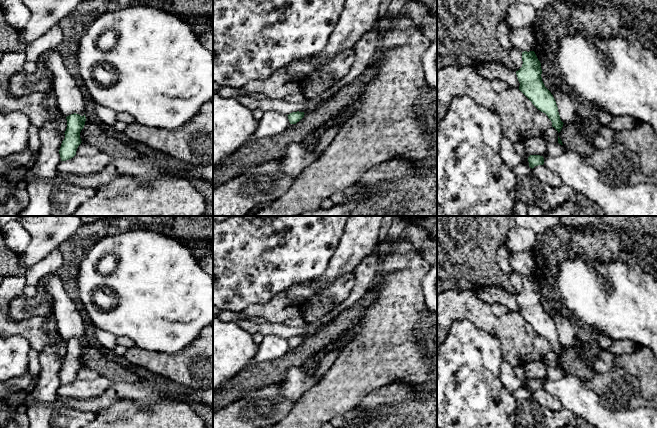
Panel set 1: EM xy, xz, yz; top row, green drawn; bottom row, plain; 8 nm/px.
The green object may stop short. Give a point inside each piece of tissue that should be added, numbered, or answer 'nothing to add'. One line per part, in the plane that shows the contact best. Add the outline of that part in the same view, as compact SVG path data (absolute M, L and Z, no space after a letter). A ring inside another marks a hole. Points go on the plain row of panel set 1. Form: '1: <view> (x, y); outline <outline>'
nothing to add

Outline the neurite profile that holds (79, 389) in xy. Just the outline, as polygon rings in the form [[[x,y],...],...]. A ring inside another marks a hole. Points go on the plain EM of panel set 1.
[[[104,376],[87,380],[76,378],[69,384],[60,385],[57,391],[57,397],[72,400],[96,398],[100,397],[111,385],[112,382]]]

